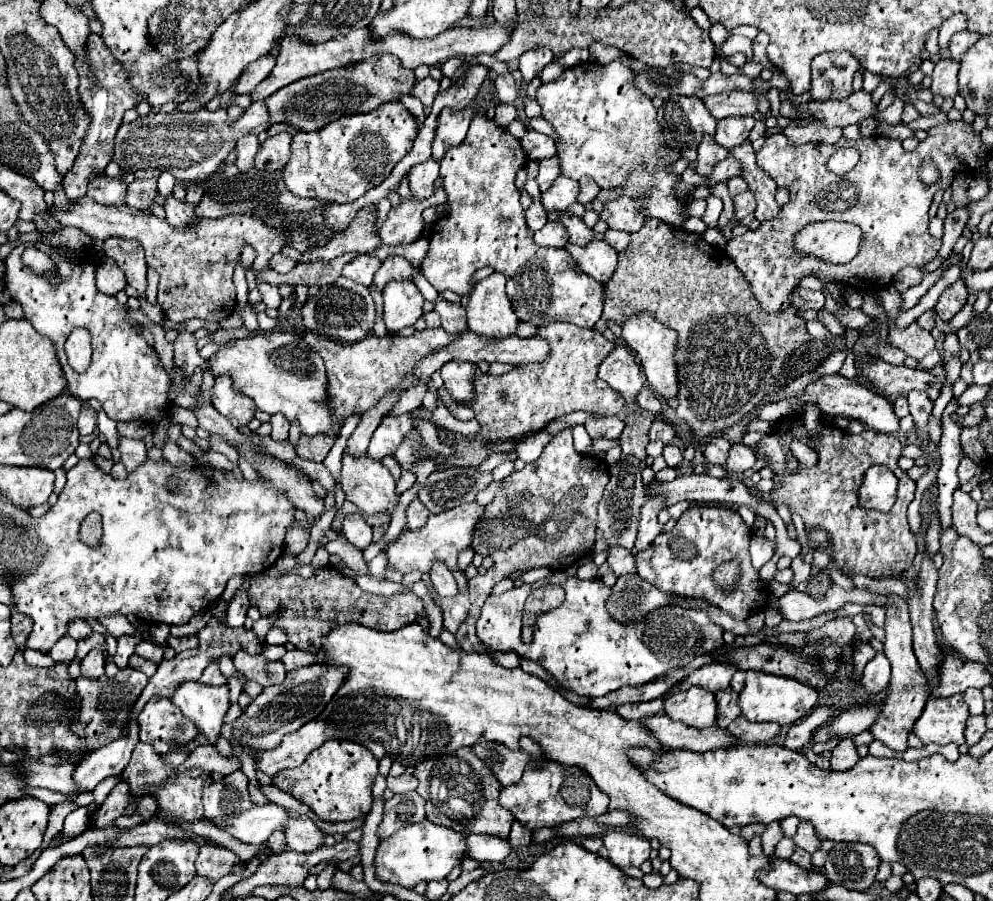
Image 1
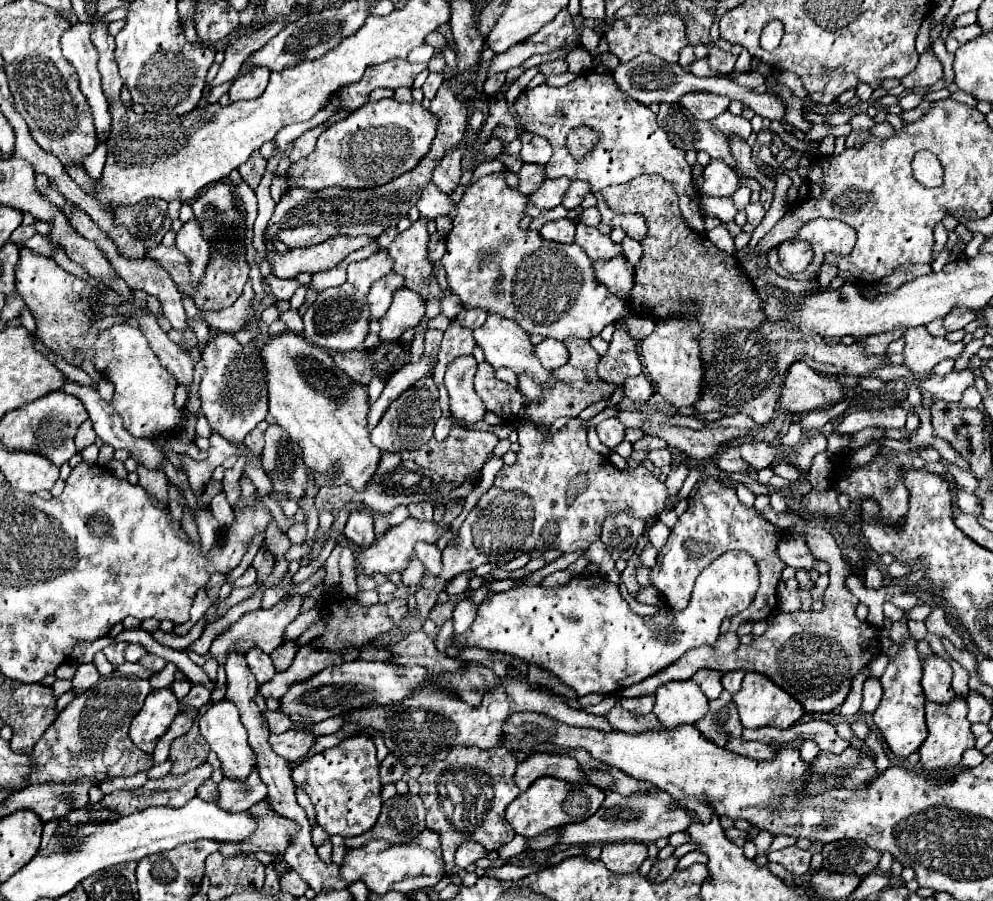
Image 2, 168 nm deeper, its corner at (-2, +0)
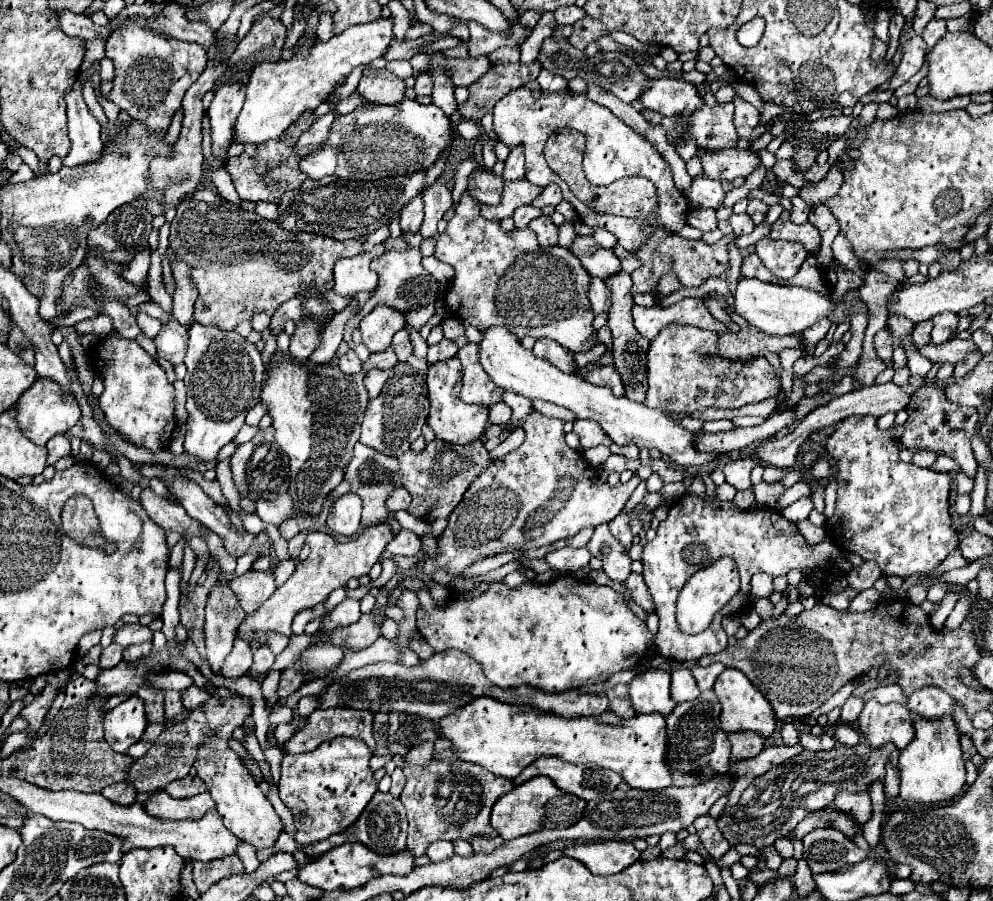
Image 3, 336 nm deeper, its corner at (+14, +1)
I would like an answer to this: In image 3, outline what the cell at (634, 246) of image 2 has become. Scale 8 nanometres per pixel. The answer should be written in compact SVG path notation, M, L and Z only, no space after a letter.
M620 245L614 247L614 255L620 259L622 269L624 269L626 273L632 273L632 271L636 271L636 269L640 267L640 261L636 259L636 255L630 253L630 251L626 251L626 249L622 249Z

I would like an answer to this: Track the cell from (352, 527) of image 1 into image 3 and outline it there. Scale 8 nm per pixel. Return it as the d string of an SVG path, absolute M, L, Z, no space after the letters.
M346 493L340 499L336 499L334 505L330 507L326 525L342 537L352 537L360 527L360 513L362 513L360 497L356 497L356 493Z

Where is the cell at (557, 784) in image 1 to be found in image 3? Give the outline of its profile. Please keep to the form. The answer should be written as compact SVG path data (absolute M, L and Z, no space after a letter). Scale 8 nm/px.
M534 777L528 783L522 783L520 787L514 787L510 793L500 797L492 809L492 827L502 839L516 839L520 835L528 835L540 829L566 829L572 823L580 821L584 813L586 801L582 801L576 795L564 793L554 785L548 777Z

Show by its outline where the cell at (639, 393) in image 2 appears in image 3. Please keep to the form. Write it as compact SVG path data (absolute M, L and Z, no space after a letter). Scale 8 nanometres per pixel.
M590 365L584 379L586 379L586 381L592 379L592 381L590 381L592 385L604 385L604 383L606 383L604 387L610 387L616 397L622 397L622 395L624 395L622 379L620 379L620 375L616 373L614 367L596 367L596 365Z

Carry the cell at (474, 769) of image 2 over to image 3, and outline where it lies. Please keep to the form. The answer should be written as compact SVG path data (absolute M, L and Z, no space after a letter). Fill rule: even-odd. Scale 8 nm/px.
M436 741L438 759L426 767L406 765L406 787L400 795L408 811L408 851L414 857L424 855L430 843L438 839L472 839L476 835L494 837L496 831L490 825L490 811L498 797L508 793L514 785L502 777L488 773L488 769L466 763L454 757L446 741ZM442 745L442 747L440 747Z

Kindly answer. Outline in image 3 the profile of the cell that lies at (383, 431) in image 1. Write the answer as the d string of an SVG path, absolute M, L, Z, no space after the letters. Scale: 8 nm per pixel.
M396 363L392 375L388 377L382 393L376 399L370 399L364 421L362 421L362 435L360 443L372 447L384 455L400 457L406 453L410 443L420 437L420 429L428 417L428 387L426 375L416 371L410 363Z

